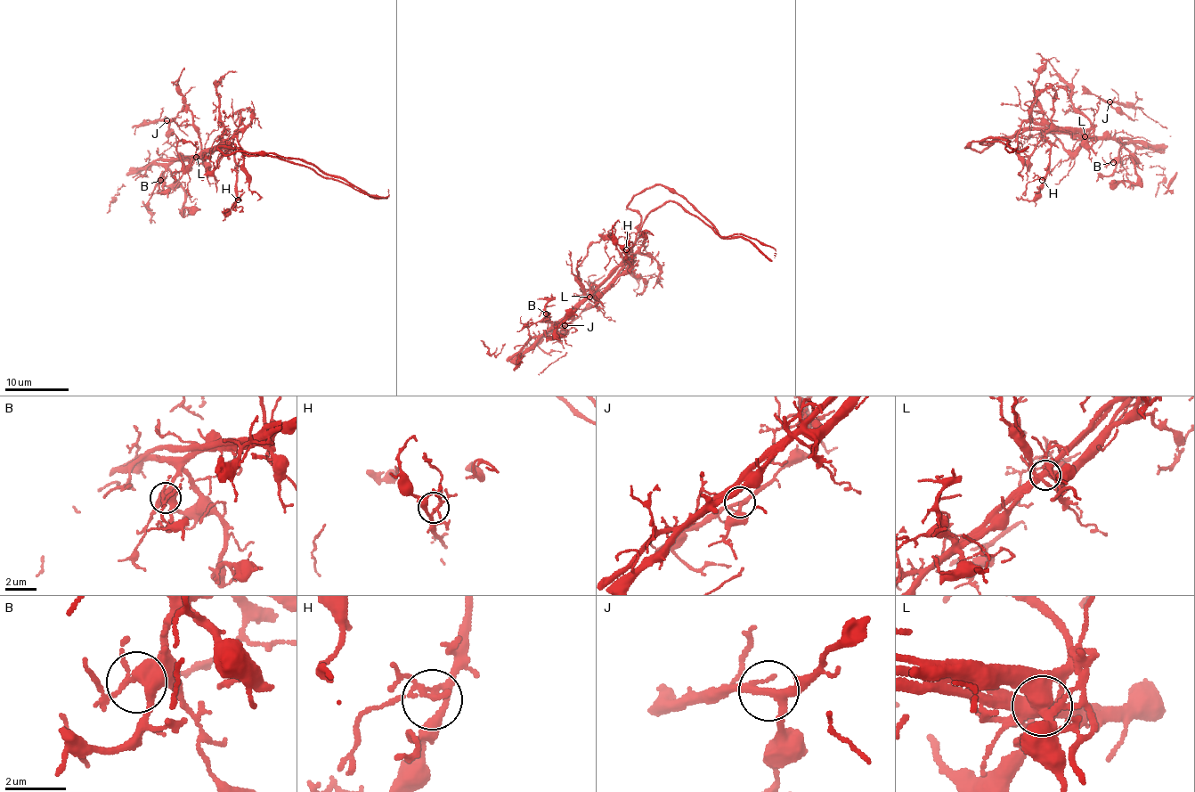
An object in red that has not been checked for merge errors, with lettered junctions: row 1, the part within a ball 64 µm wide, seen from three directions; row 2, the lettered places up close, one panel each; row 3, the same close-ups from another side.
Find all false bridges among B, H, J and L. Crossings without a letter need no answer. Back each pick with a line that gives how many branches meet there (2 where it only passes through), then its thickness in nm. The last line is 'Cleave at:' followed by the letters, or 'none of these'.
L: 4 branches meet; 500 nm thick
Cleave at: L

